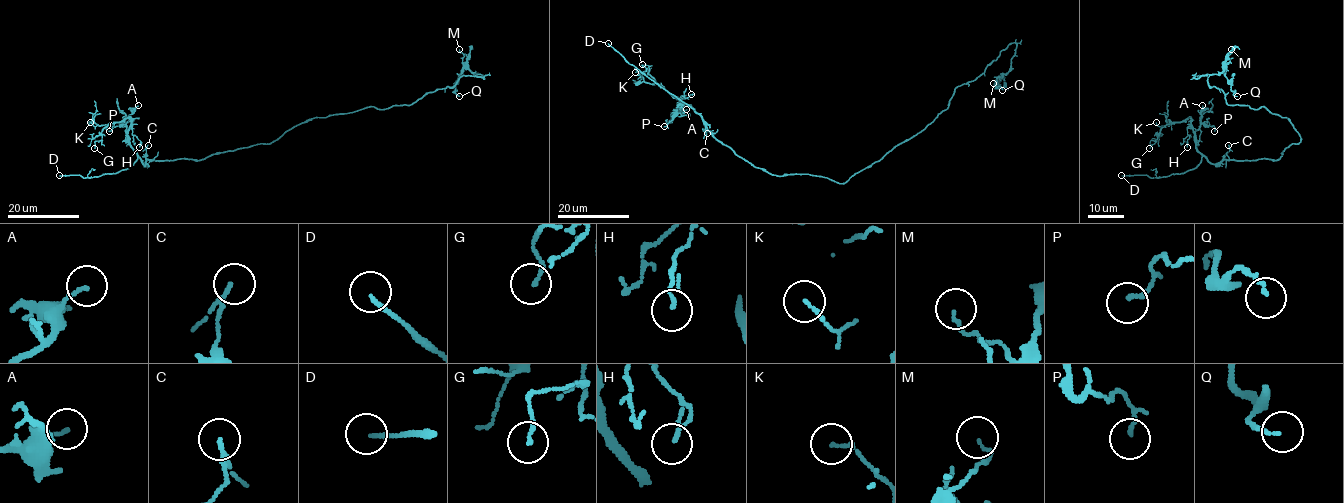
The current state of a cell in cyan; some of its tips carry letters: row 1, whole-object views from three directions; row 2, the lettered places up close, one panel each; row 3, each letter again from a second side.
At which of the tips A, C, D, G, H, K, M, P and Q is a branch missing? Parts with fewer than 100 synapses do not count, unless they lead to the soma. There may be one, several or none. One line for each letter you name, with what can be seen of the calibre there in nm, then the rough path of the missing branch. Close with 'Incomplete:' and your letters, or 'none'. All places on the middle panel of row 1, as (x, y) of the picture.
D: Thickness 140 nm
Incomplete: D

